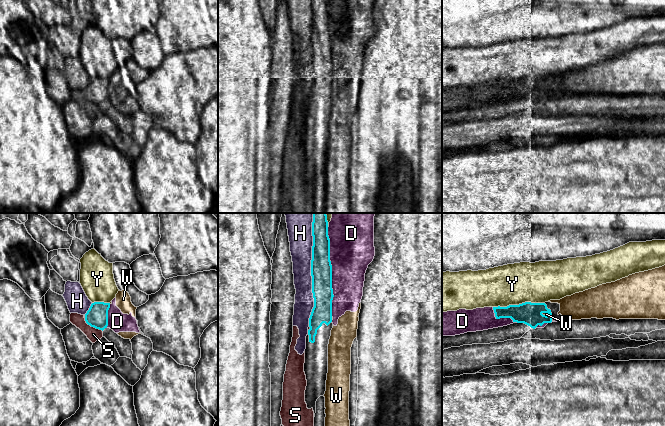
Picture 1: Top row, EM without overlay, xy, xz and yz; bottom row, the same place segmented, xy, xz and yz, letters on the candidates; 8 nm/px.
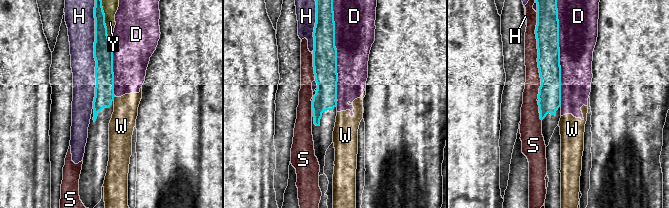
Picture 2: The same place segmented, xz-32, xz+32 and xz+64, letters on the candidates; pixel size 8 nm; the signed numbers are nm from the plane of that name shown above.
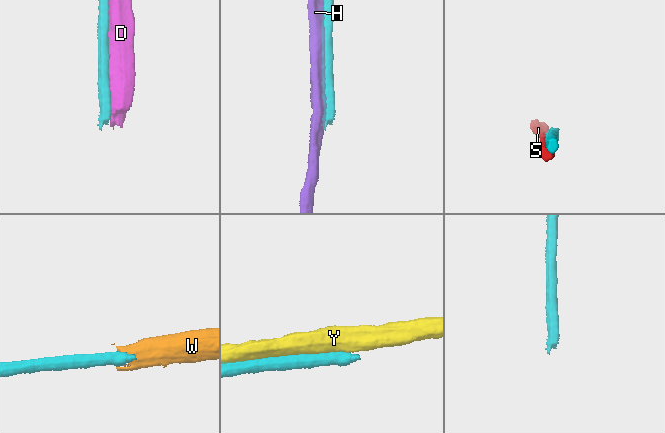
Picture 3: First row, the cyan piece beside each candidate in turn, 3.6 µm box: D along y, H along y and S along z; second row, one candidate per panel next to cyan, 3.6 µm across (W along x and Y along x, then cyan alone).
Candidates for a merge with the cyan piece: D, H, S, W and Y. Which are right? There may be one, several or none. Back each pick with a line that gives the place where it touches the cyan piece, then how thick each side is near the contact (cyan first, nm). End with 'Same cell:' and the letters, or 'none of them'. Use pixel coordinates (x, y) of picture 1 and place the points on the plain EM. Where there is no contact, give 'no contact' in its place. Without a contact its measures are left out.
Same cell: none of them

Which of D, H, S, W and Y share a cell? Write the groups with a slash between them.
D W / H / S / Y

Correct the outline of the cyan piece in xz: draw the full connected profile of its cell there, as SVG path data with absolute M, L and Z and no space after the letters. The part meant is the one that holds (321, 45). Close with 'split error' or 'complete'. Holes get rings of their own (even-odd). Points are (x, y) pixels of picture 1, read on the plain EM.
M312 0L312 69L314 83L306 112L304 148L307 162L305 178L316 189L316 177L326 167L328 120L332 99L332 41L328 0Z; split error

